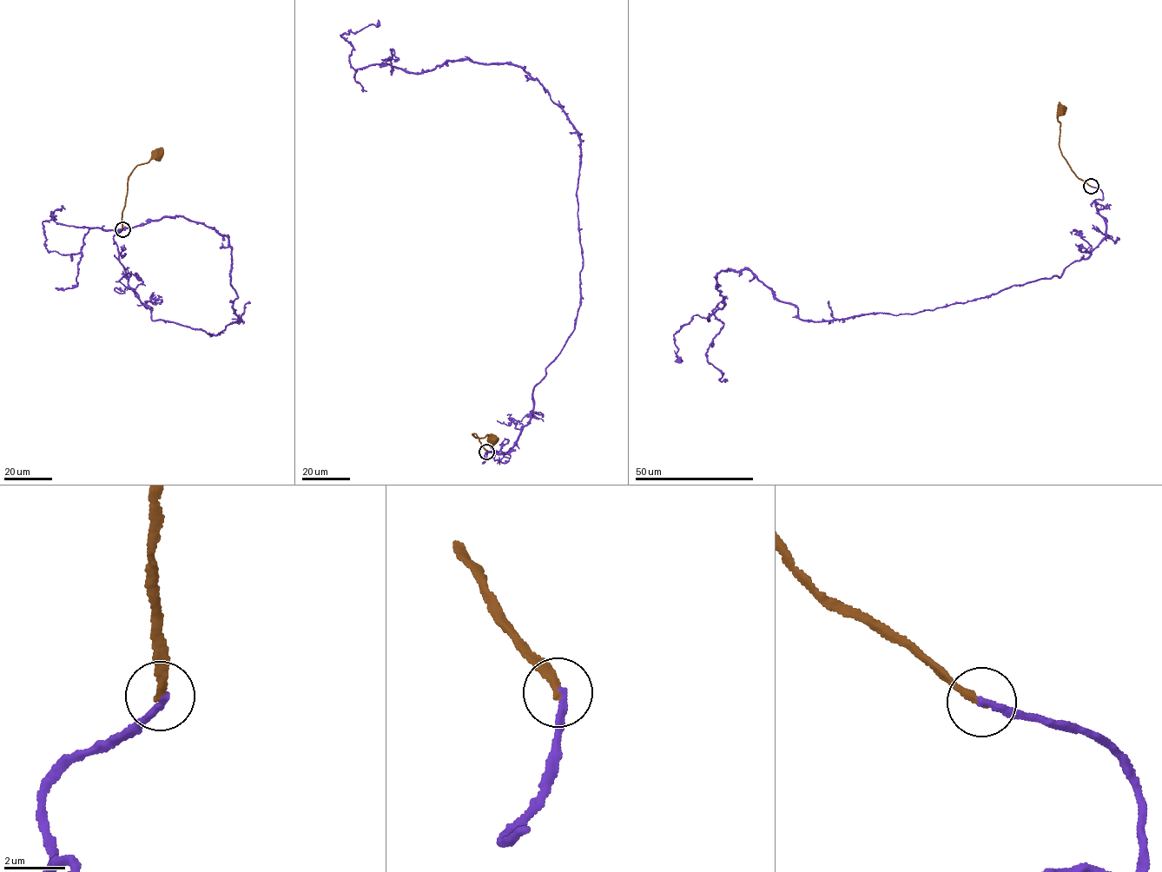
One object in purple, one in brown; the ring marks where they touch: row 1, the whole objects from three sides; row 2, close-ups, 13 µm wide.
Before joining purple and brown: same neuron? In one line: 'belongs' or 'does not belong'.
does not belong

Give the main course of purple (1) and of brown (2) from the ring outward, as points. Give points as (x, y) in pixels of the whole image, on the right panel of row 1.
1: (1090, 186), (1105, 236), (1059, 277), (815, 322), (749, 270), (722, 271), (724, 306), (674, 335), (675, 361)
2: (1090, 186), (1072, 170), (1059, 146), (1060, 124), (1058, 119), (1063, 110)

